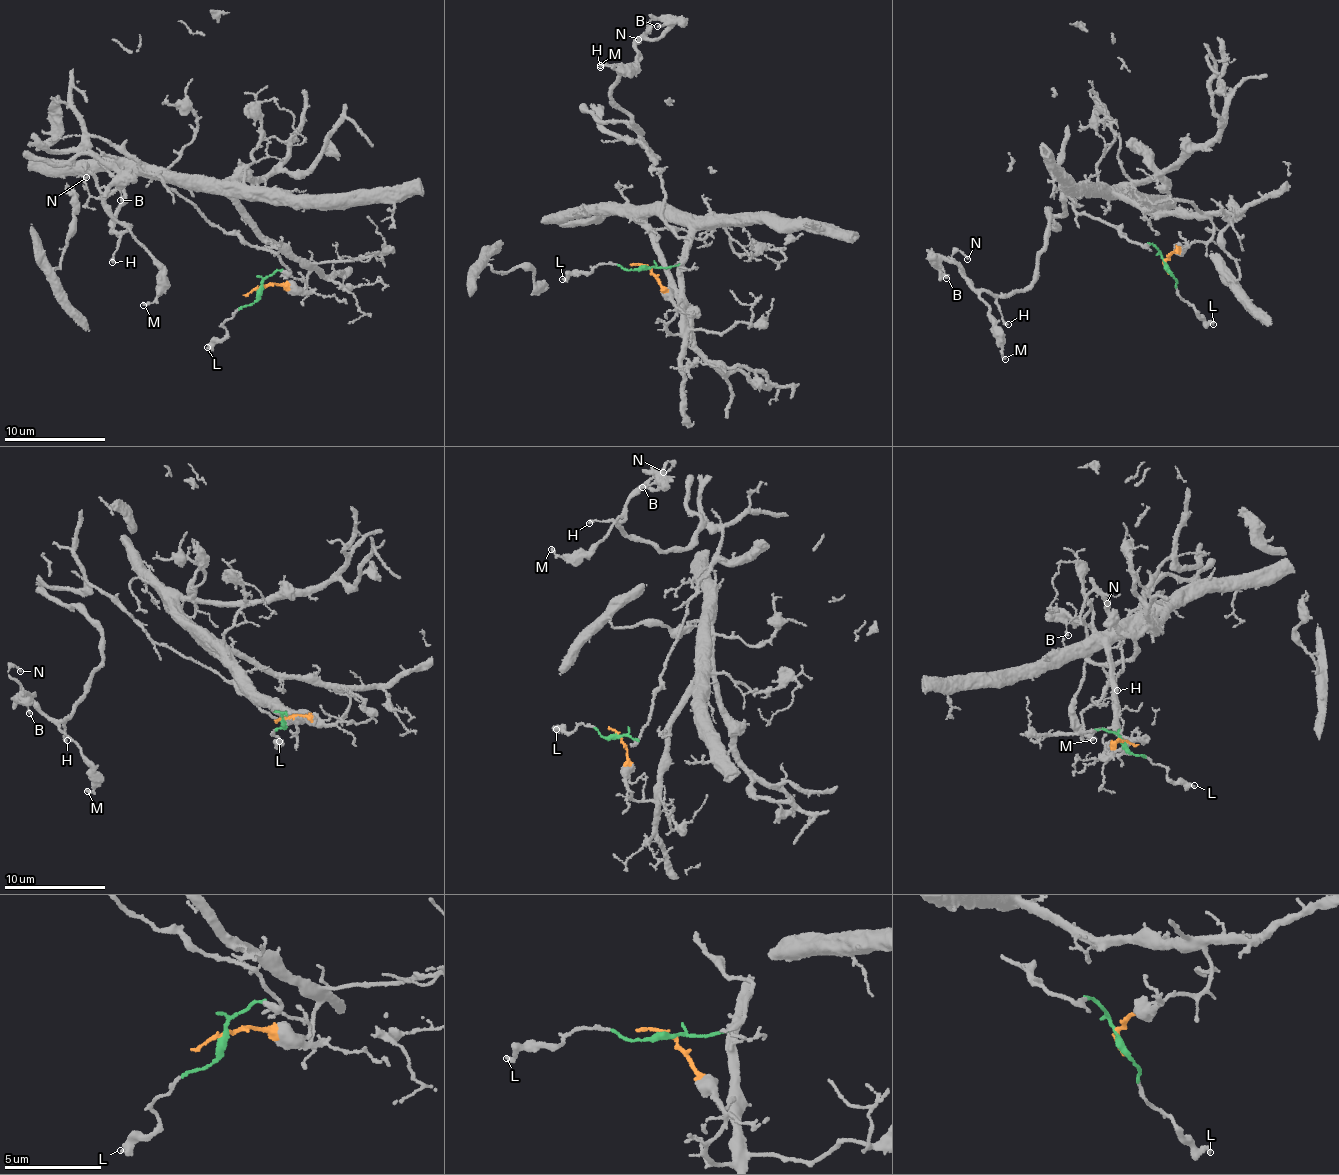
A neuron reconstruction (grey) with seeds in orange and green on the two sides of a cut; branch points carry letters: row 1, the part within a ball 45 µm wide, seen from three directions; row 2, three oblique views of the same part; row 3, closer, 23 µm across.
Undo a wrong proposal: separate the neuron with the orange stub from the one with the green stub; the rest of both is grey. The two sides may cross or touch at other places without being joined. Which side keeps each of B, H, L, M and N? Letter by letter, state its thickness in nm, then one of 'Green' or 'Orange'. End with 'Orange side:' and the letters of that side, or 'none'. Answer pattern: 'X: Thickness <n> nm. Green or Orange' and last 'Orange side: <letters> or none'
B: Thickness 150 nm. Green
H: Thickness 180 nm. Green
L: Thickness 320 nm. Green
M: Thickness 160 nm. Green
N: Thickness 140 nm. Green
Orange side: none

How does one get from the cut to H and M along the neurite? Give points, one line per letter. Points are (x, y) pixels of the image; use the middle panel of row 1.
H: (647, 267), (690, 242), (663, 218), (663, 171), (587, 108), (640, 130), (610, 96), (623, 66), (600, 67)
M: (647, 267), (690, 242), (663, 218), (663, 171), (585, 103), (640, 130), (610, 96), (638, 55), (600, 64)

